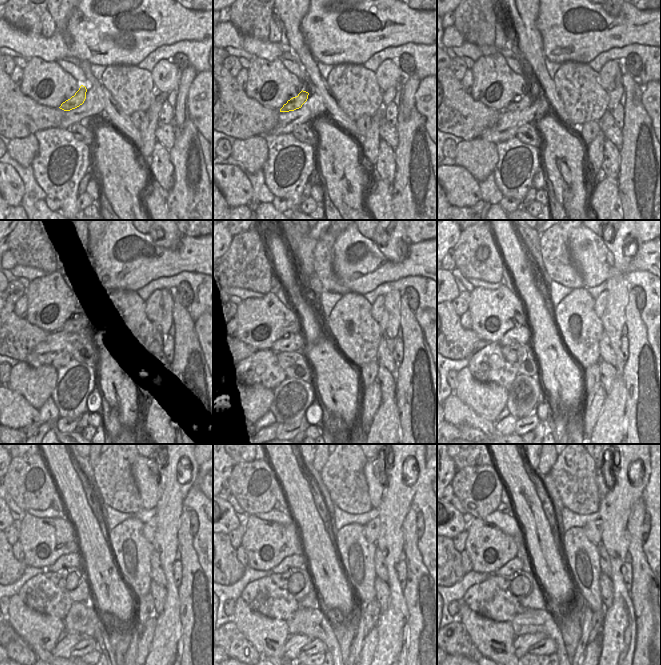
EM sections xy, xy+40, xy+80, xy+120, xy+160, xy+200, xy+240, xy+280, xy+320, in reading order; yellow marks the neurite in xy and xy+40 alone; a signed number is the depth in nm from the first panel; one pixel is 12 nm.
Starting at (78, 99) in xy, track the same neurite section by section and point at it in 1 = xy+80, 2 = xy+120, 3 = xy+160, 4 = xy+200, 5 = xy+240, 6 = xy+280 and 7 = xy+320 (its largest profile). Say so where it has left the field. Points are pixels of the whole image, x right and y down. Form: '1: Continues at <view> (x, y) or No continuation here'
1: Continues at xy+80 (525, 100)
2: Continues at xy+120 (71, 326)
3: Continues at xy+160 (299, 337)
4: Continues at xy+200 (522, 335)
5: Continues at xy+240 (72, 560)
6: Continues at xy+280 (295, 561)
7: Continues at xy+320 (514, 565).

